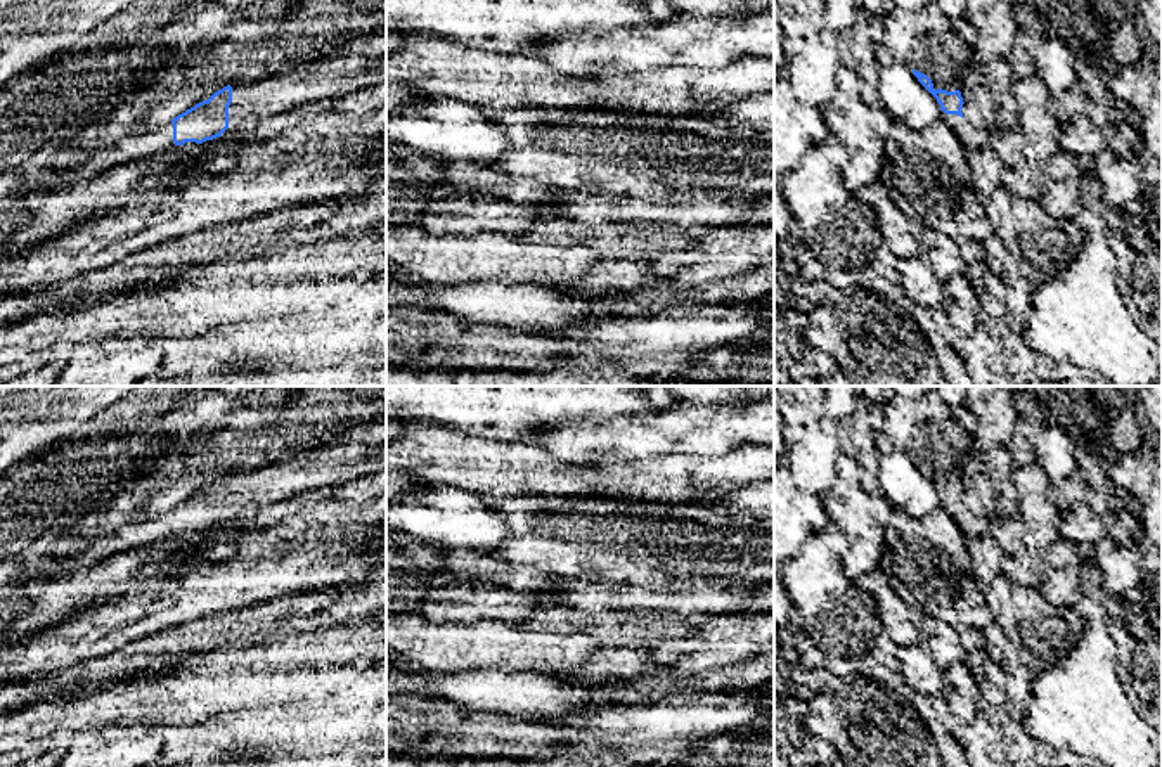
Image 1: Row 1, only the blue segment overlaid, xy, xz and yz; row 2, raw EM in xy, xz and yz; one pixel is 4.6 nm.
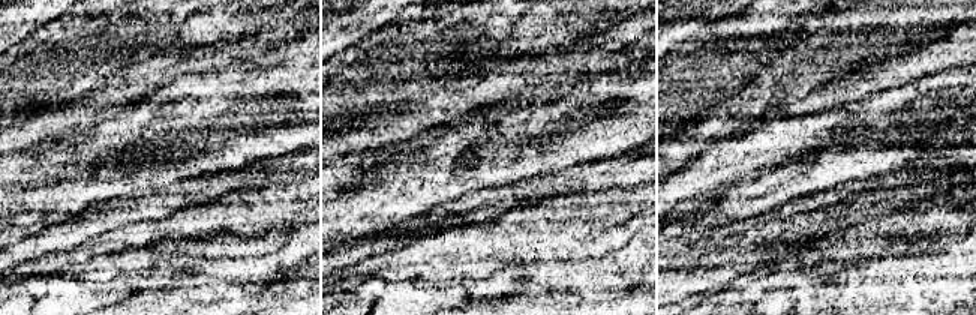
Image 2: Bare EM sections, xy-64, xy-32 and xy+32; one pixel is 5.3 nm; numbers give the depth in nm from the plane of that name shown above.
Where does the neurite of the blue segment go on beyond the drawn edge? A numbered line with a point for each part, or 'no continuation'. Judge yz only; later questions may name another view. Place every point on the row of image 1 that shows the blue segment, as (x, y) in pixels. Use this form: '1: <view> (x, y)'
1: yz (972, 137)

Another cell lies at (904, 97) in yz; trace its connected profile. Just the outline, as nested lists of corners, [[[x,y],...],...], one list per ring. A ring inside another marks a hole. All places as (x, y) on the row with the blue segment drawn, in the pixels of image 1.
[[[885,61],[876,92],[894,121],[916,132],[926,130],[940,119],[937,99],[918,81],[902,61]]]

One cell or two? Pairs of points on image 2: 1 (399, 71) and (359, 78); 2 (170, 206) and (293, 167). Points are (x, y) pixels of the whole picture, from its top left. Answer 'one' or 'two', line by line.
1: one
2: two

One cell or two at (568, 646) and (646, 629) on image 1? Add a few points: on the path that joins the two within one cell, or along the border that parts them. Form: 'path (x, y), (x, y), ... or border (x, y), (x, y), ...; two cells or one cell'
border (553, 632), (587, 634), (598, 648); two cells

